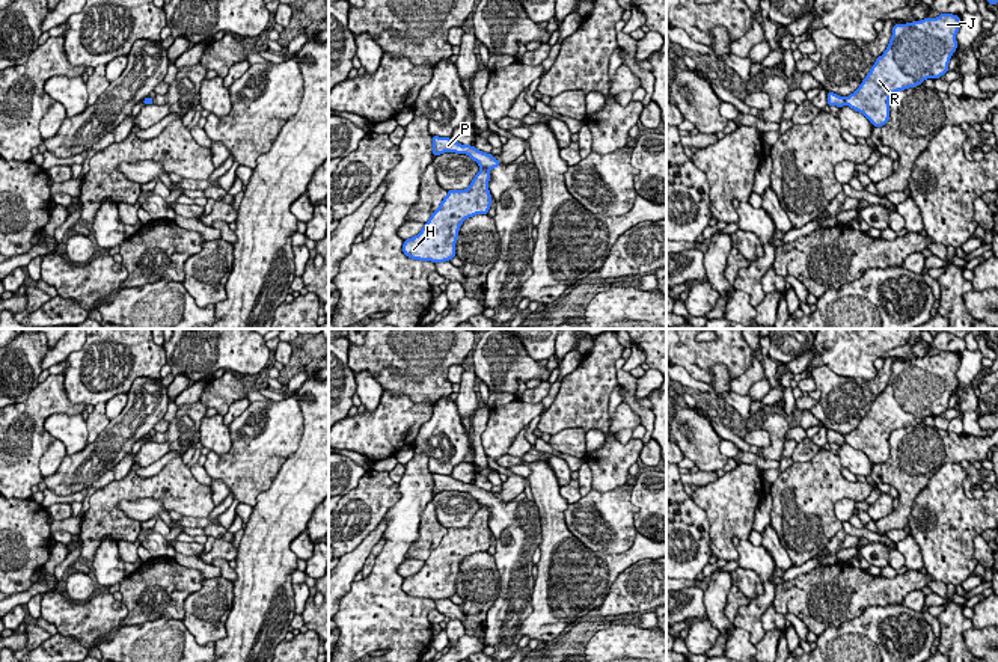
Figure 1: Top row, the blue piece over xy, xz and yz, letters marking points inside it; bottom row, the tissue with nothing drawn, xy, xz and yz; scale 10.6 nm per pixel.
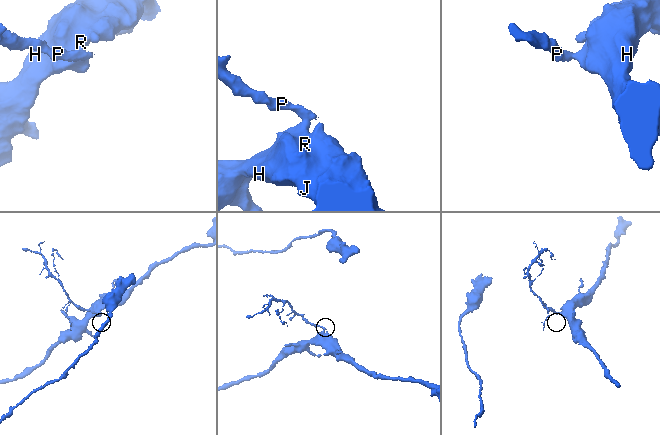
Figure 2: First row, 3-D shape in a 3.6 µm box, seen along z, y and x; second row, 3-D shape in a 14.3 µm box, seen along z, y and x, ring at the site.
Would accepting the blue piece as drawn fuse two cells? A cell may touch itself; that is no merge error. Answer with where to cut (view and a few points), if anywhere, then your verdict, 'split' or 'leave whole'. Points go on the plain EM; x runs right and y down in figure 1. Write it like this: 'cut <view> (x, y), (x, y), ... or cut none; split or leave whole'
cut xz (483, 505), (487, 508); split

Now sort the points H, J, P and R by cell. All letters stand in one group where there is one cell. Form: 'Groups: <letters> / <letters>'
Groups: H J R / P

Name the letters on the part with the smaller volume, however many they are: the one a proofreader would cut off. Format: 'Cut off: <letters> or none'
Cut off: P

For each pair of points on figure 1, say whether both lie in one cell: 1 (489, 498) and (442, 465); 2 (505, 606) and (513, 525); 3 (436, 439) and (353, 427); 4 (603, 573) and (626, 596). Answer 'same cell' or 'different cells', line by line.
1: different cells
2: same cell
3: different cells
4: different cells

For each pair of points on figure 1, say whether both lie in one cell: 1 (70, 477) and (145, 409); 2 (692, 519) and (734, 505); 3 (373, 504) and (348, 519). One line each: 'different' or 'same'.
1: same
2: different
3: same

